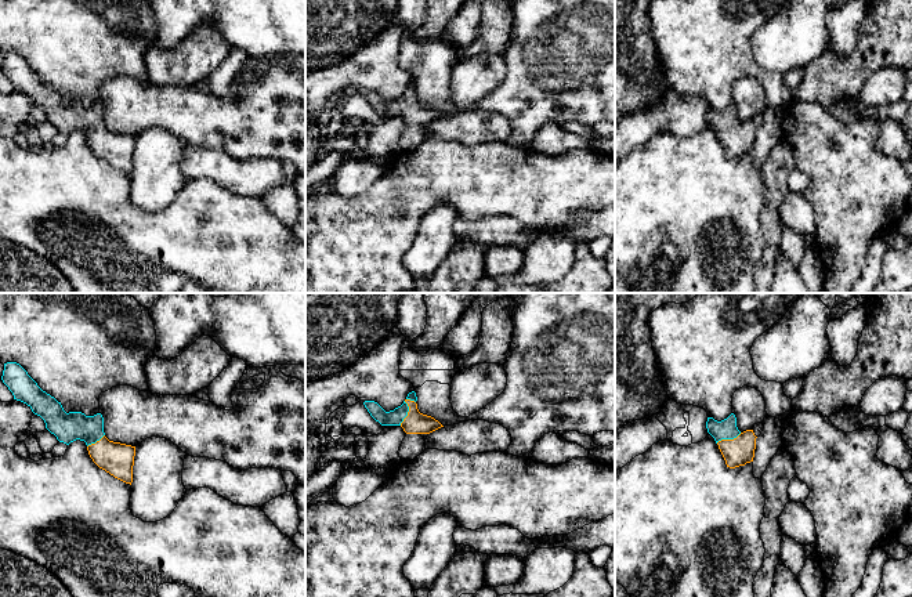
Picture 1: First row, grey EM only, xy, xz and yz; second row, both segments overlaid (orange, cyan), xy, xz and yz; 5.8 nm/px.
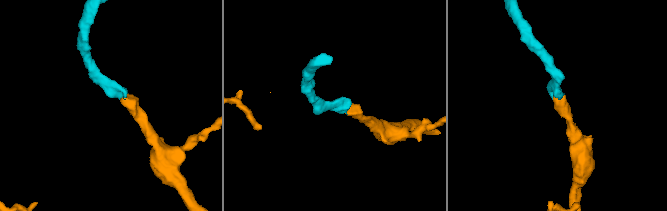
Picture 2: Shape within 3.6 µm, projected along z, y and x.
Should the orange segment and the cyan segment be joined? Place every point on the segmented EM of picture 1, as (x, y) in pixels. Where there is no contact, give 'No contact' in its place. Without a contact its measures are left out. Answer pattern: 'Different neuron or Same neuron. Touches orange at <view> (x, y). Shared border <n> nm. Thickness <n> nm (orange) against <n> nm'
Same neuron. Touches orange at xz (409, 409). Shared border 170 nm. Thickness 130 nm (orange) against 100 nm

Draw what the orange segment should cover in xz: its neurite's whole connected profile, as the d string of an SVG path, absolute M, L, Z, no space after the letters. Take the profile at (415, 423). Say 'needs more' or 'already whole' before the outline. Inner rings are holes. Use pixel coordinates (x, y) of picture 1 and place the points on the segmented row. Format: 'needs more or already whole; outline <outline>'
needs more; outline M412 391L401 406L390 412L374 401L365 401L363 405L381 426L401 426L406 434L430 434L444 427L434 417L420 413L416 401L416 392Z

